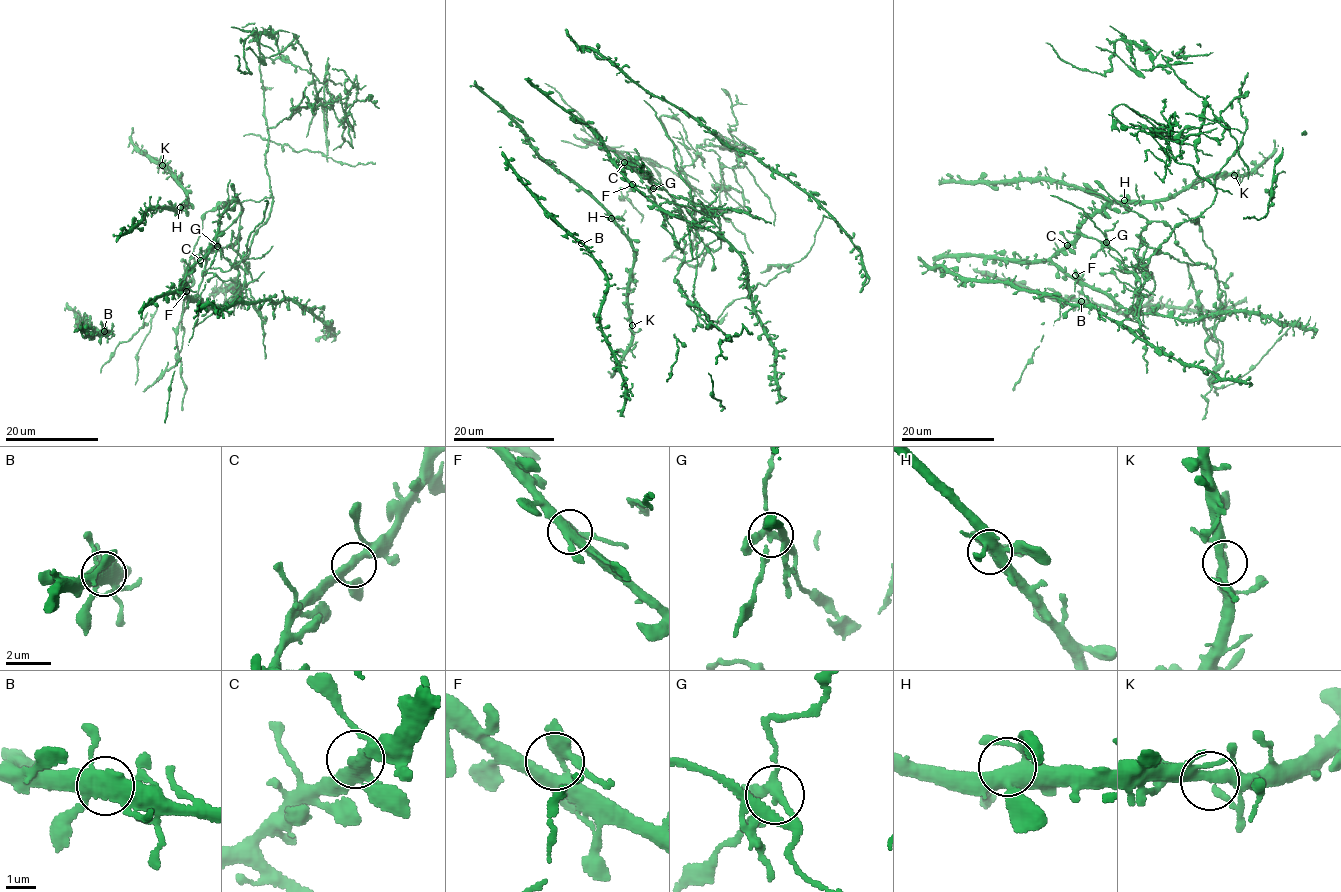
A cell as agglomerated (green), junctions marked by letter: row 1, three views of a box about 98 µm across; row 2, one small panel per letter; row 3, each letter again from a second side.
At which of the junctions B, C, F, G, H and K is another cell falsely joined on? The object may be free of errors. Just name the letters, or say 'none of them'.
G

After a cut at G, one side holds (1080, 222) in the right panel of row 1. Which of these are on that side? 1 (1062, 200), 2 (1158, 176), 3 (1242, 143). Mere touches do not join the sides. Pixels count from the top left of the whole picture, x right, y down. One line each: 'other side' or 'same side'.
1: other side
2: other side
3: other side

